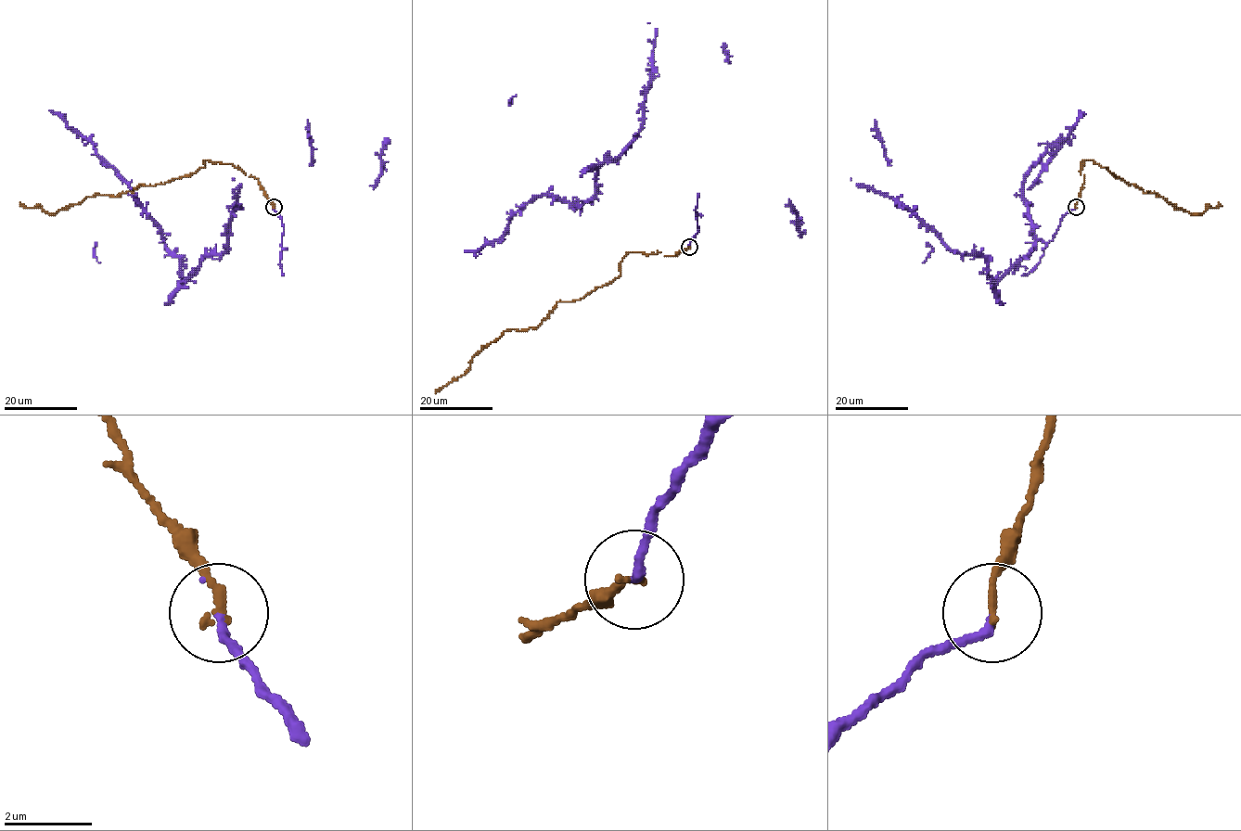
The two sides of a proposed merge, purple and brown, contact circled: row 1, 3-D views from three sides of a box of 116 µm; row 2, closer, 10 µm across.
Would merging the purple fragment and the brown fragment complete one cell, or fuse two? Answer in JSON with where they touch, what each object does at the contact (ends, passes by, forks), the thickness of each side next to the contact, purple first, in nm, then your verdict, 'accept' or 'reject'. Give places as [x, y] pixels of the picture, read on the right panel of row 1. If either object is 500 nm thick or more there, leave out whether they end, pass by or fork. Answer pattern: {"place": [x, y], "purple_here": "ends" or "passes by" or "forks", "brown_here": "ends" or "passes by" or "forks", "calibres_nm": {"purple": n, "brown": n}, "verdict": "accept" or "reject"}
{"place": [1076, 207], "purple_here": "ends", "brown_here": "ends", "calibres_nm": {"purple": 200, "brown": 200}, "verdict": "accept"}

